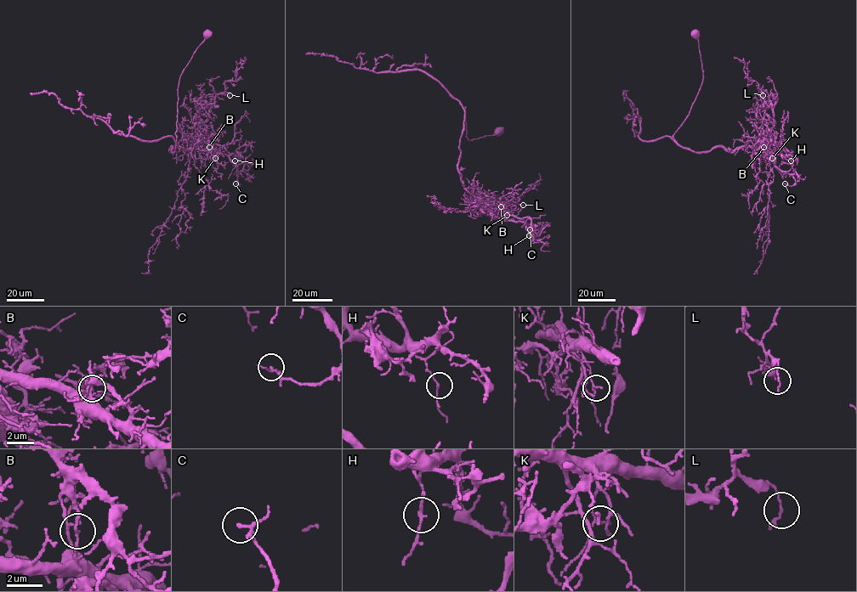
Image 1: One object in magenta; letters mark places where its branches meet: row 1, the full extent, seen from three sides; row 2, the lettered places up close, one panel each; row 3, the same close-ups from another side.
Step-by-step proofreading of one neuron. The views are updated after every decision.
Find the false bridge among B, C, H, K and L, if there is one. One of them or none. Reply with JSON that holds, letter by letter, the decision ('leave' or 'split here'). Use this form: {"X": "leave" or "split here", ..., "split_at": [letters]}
{"B": "split here", "C": "leave", "H": "leave", "K": "leave", "L": "leave", "split_at": ["B"]}

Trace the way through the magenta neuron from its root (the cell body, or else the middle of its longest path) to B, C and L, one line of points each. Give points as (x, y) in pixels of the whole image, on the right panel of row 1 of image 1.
B: (695, 33), (702, 83), (674, 139), (697, 152), (718, 147), (728, 150), (744, 146), (764, 150), (763, 147)
C: (695, 33), (702, 83), (674, 139), (697, 152), (767, 150), (795, 179), (785, 183)
L: (695, 33), (702, 80), (673, 135), (678, 144), (697, 152), (761, 148), (769, 138), (763, 95)

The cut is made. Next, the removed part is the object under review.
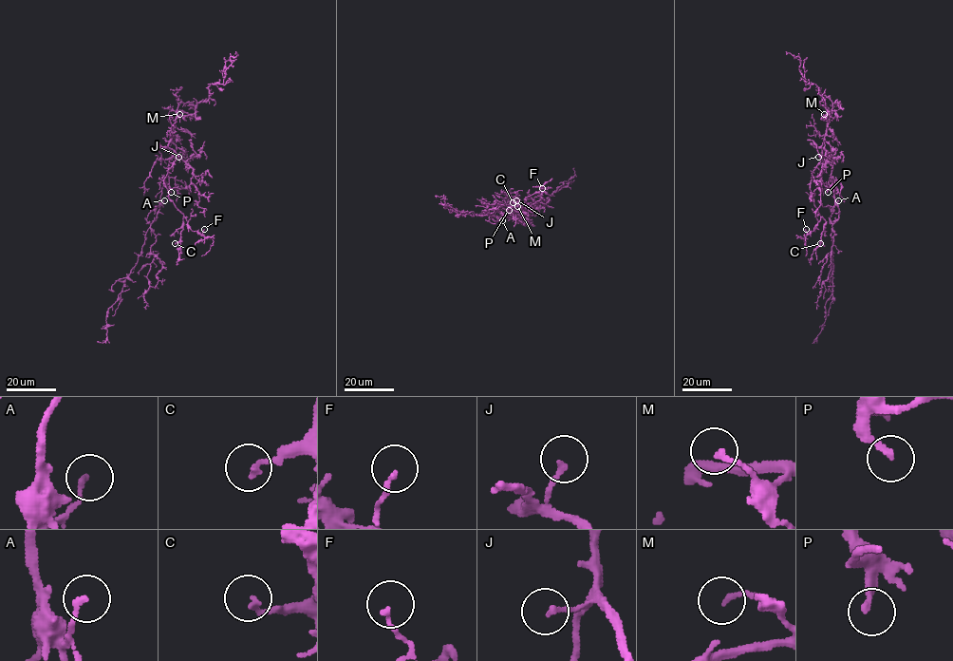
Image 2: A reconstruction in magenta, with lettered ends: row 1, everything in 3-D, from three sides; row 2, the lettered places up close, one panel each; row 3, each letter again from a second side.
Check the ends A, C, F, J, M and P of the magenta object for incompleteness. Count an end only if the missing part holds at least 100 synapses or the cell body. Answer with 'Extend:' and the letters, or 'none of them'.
Extend: P

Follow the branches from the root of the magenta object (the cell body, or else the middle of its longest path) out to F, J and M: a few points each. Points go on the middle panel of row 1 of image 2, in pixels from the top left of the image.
F: (505, 213), (513, 213), (506, 204), (513, 202), (502, 192), (524, 202), (542, 188)
J: (505, 213), (513, 213), (506, 204), (514, 204), (516, 200)
M: (505, 213), (513, 214), (510, 206), (514, 212), (523, 208), (517, 206)

